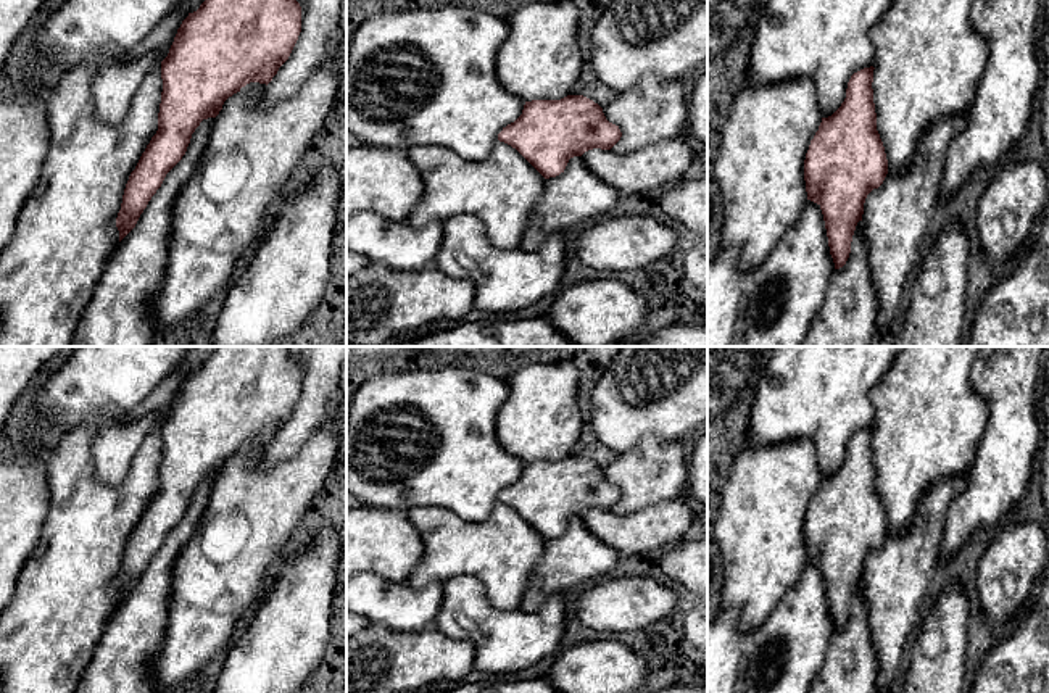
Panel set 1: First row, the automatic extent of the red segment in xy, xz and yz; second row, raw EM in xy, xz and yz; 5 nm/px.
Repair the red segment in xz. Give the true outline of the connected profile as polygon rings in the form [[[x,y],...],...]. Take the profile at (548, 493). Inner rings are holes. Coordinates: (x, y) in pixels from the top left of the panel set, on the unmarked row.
[[[583,456],[525,463],[522,475],[498,495],[500,503],[516,509],[545,540],[559,537],[570,519],[588,511],[611,511],[620,498],[619,487],[609,483],[603,469]]]

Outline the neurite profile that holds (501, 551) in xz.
[[[498,501],[483,522],[466,522],[440,506],[404,512],[424,543],[422,558],[406,580],[409,587],[472,575],[482,582],[493,608],[520,608],[545,538],[516,509]]]

